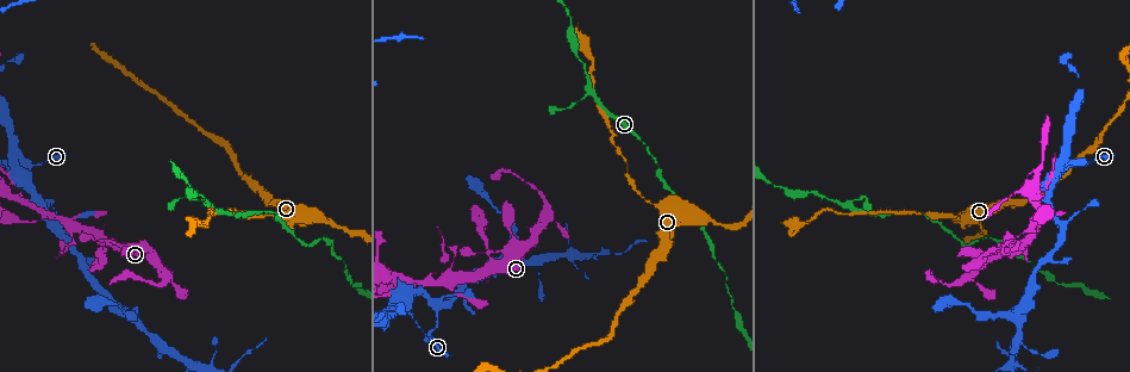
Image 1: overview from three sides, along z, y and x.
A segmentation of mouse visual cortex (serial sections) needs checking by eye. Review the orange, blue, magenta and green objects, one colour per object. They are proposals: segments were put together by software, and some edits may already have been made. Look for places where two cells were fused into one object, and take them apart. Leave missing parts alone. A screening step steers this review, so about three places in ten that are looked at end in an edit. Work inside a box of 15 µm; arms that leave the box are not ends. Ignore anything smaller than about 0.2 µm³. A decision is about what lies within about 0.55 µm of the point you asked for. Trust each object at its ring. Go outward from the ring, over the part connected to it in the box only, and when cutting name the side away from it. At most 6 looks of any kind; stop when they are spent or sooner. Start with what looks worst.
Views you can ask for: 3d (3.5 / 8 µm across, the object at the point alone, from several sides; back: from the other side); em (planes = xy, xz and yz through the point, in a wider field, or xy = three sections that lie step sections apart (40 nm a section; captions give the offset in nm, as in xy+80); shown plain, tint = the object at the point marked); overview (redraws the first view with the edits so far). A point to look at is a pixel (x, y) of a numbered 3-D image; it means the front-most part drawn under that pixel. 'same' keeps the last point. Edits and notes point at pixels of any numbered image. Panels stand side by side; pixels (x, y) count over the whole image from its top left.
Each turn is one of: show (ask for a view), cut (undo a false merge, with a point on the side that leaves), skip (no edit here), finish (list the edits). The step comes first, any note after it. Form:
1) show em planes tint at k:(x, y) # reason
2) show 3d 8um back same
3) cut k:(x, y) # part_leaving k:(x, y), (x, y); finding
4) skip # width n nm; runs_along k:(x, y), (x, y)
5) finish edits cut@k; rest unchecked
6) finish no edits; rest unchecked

show em xy step 5 tint at 1:(106, 248) # a narrow waist

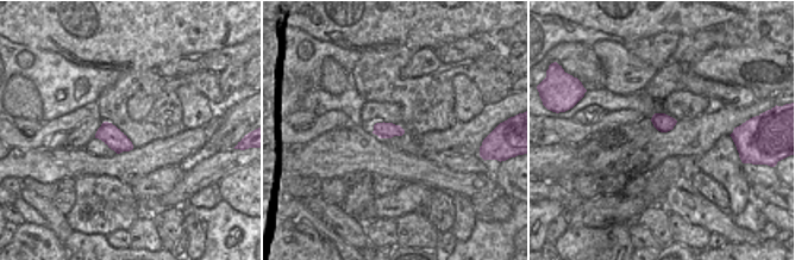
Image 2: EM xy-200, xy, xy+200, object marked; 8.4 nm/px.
show 3d 3.5um same

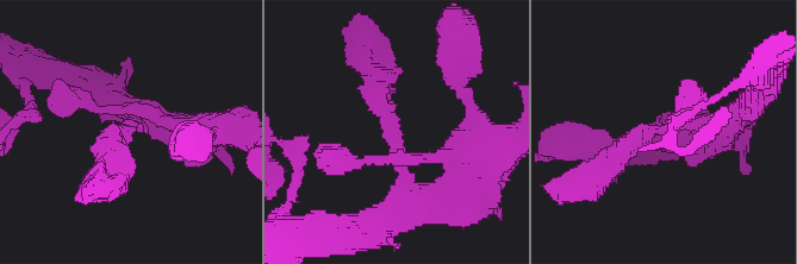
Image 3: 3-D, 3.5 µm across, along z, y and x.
skip # runs_along 3:(423, 205), (400, 181), (375, 76); all the same cell

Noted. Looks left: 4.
show 3d 3.5um at 1:(43, 213) # three-way junction

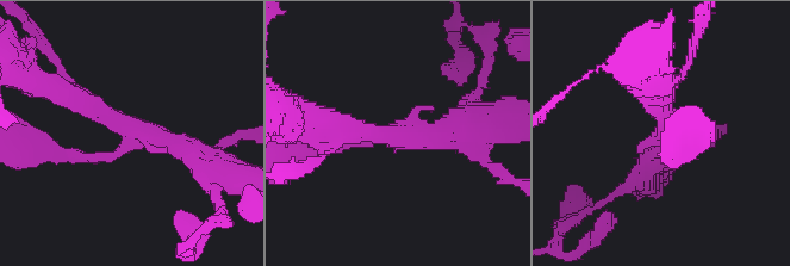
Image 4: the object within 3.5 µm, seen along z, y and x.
show em xy step 2 plain at 4:(135, 130)

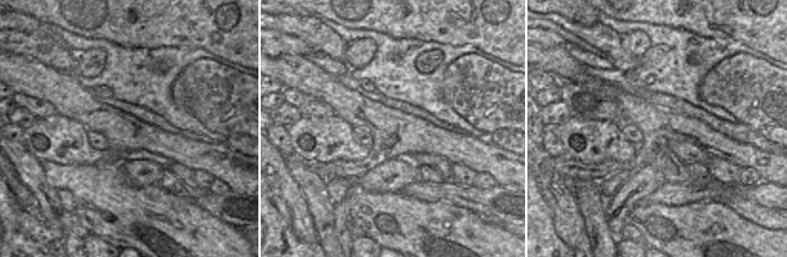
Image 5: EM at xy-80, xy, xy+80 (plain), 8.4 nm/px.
show em xy step 2 tint same

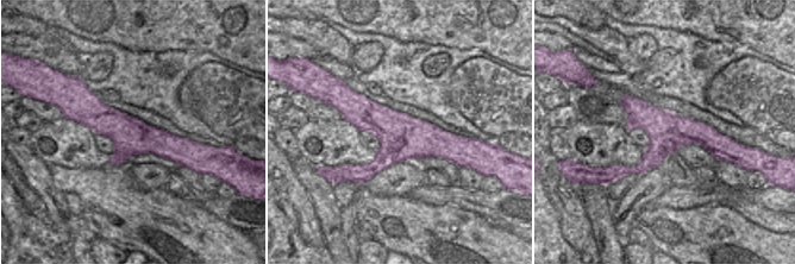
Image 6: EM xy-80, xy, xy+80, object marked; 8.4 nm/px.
skip # width 380 nm; runs_along 4:(200, 160), (68, 94); one cell here

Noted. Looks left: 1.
finish no edits; rest unchecked

